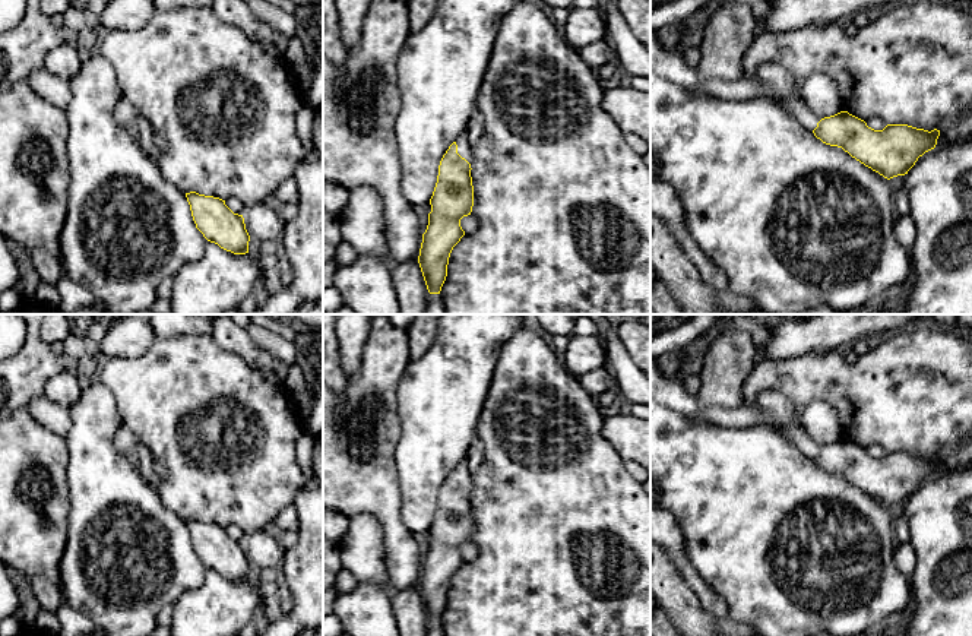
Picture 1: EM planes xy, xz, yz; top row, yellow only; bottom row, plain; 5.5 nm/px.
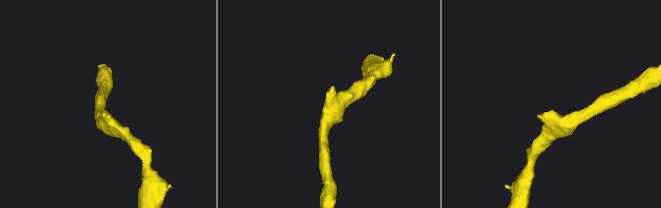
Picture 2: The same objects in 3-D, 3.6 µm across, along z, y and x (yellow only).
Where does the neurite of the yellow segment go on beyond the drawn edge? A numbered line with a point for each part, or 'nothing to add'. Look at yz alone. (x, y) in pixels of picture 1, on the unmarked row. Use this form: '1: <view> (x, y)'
1: yz (798, 436)

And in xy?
nothing to add

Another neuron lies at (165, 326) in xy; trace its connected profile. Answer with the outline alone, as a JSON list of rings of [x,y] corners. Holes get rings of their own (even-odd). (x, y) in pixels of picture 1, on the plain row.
[[[152,314],[149,322],[159,339],[178,335],[210,335],[213,330],[209,317],[196,317],[194,314]]]

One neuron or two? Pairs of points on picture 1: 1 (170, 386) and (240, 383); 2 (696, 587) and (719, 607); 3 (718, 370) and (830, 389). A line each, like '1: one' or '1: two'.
1: one
2: one
3: two

